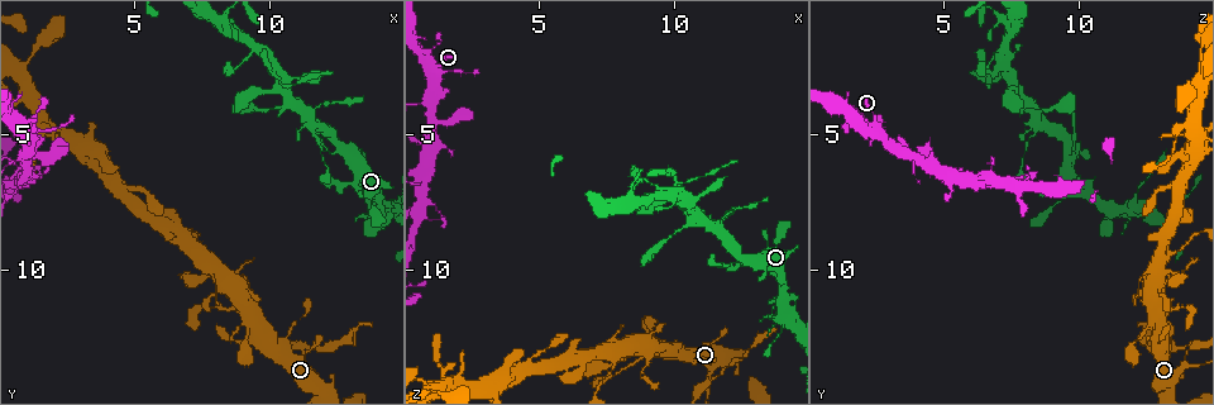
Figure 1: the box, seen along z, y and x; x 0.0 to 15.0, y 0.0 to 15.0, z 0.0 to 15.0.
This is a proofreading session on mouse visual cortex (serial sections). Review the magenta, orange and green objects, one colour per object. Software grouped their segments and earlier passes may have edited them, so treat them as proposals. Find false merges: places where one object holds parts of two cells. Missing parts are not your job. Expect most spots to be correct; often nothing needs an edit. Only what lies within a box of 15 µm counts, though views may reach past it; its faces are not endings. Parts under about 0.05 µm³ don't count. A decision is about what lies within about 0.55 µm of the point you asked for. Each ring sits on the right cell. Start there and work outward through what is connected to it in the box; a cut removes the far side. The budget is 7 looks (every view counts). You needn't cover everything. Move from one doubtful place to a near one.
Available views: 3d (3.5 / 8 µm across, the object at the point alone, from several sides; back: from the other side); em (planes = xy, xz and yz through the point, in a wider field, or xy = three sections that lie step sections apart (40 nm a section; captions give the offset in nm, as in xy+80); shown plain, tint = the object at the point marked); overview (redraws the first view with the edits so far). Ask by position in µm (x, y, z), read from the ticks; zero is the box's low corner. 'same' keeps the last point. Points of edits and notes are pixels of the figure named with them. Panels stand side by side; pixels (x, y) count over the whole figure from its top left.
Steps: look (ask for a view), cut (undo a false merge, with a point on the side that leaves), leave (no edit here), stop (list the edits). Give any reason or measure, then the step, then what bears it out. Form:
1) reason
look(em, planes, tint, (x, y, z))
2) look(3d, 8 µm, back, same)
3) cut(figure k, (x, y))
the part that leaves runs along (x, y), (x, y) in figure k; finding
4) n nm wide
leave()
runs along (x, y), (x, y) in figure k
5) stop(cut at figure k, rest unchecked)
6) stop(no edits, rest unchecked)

calibre changes
look(3d, 3.5 µm, (9.2, 12.0, 12.6))

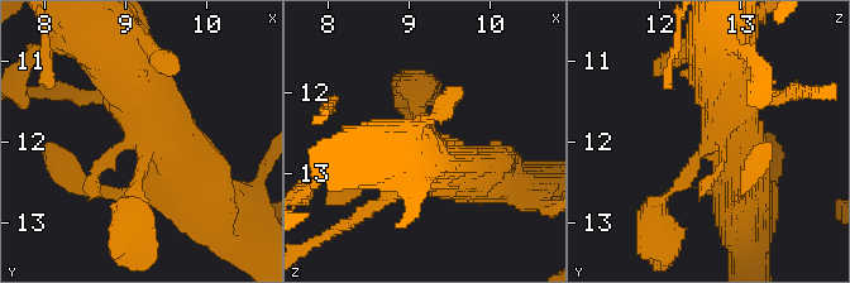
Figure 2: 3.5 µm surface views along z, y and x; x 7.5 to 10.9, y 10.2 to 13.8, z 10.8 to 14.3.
need the tissue
look(em, xy, step 2, tint, (9.25, 12.00, 12.65))

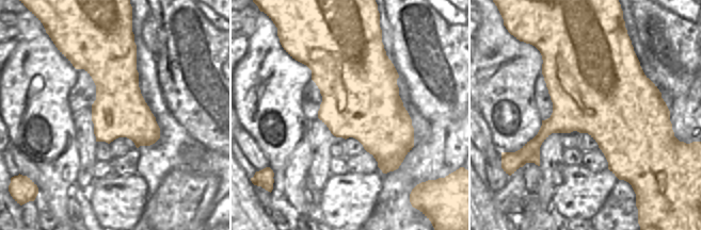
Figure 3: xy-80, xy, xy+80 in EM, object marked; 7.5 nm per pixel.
another direction
look(em, xy, step 5, tint, same)

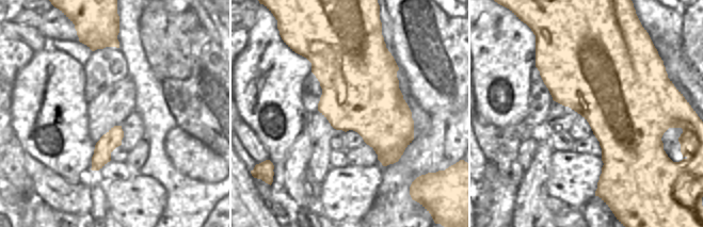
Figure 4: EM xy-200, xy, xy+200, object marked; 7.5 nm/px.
leave()
runs along (191, 193), (113, 46) in figure 2; one cell here

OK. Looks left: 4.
a fork
look(3d, 8 µm, (11.2, 13.0, 14.1))

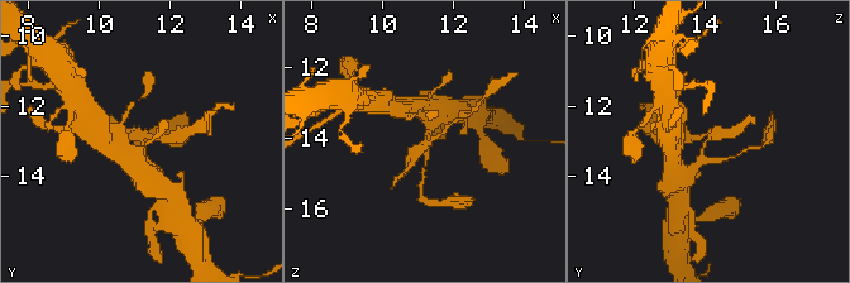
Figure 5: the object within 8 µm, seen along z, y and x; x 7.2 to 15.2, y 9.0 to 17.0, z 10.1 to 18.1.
closer look
look(3d, 3.5 µm, (11.2, 12.9, 14.1))

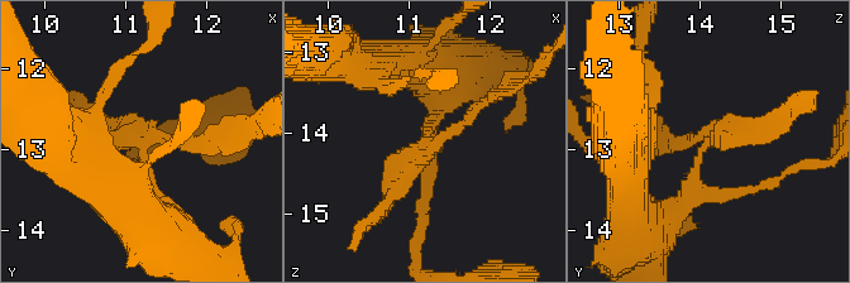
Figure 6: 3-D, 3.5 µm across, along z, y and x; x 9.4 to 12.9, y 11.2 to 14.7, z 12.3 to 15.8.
3 arms; arms of 150, 200, 250 nm; need the tissue
look(em, planes, tint, (11.25, 12.95, 14.05))

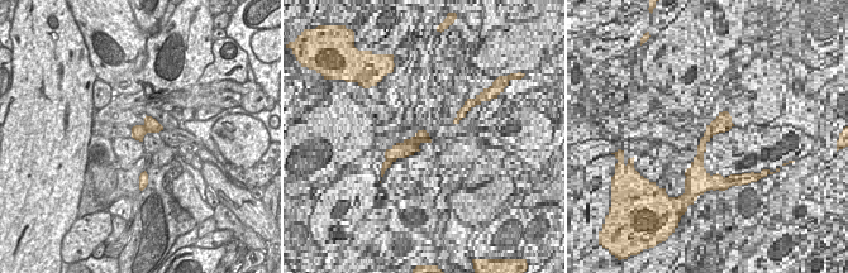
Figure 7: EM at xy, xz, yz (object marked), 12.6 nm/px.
cut(figure 6, (457, 130))
the part that leaves runs along (429, 132), (437, 144), (511, 86) in figure 6; two cells meet here

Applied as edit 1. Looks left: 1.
stop(cut at figure 6, rest unchecked)

